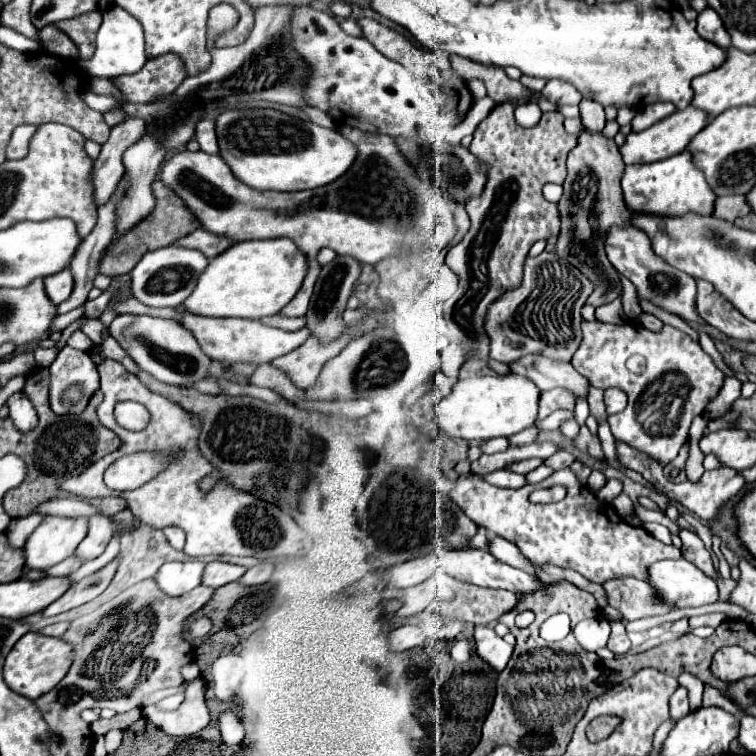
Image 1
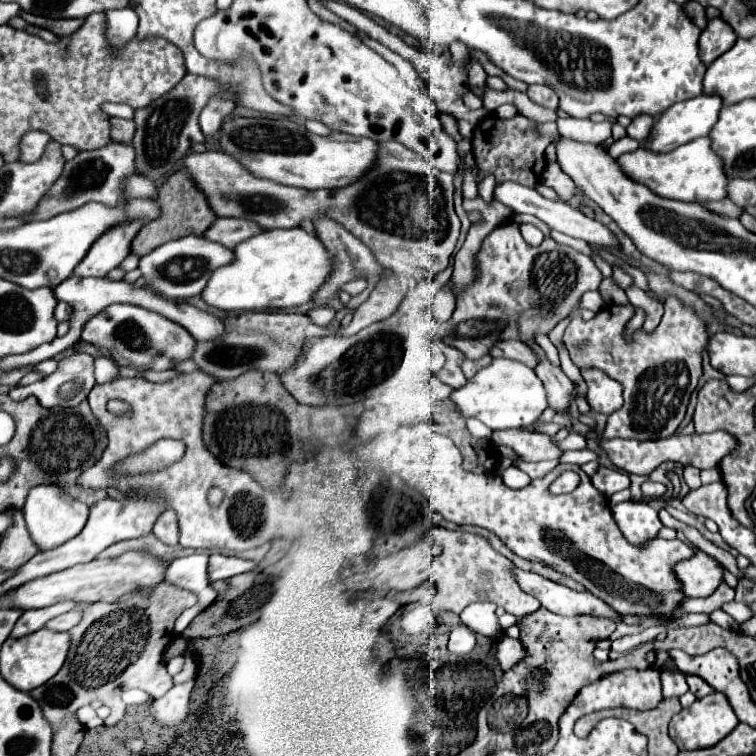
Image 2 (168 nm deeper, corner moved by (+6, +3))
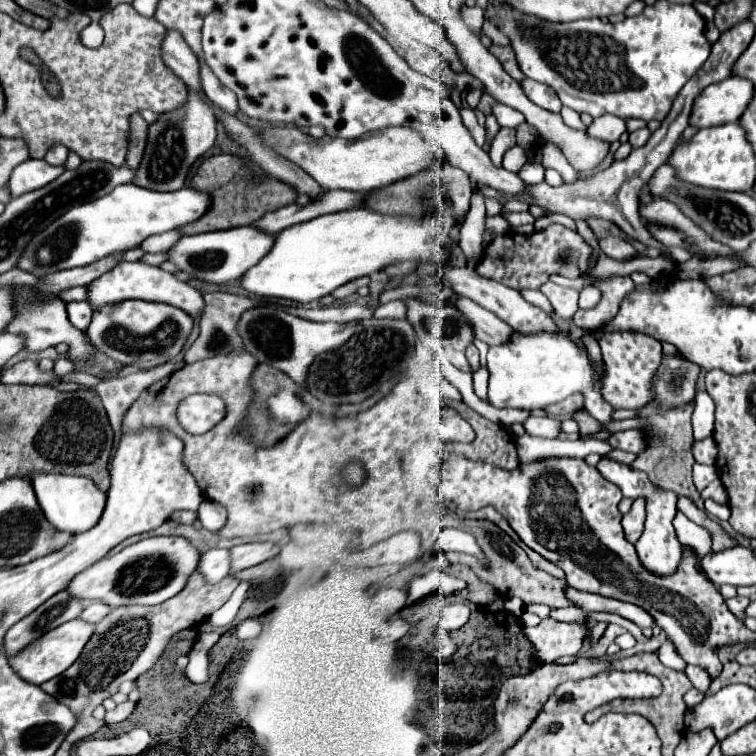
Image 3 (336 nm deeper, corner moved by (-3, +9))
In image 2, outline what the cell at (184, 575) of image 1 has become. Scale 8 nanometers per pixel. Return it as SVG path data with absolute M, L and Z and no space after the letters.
M192 554L170 562L166 582L186 588L198 596L197 604L185 610L175 622L173 631L176 635L180 635L188 624L206 609L206 606L215 602L218 596L208 578L208 554Z

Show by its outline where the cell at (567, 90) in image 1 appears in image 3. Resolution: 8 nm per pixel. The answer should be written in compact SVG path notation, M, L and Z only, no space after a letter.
M525 78L525 80L521 82L521 86L523 86L527 98L529 98L531 102L535 102L537 106L541 106L541 108L545 108L545 110L551 110L551 112L559 112L559 110L561 110L563 104L561 104L559 96L557 96L553 90L549 90L549 86L545 86L545 84L541 84L541 82L533 82L533 80L529 80L529 78Z

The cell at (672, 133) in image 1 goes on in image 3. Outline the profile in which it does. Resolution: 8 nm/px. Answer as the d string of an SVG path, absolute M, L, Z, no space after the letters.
M727 78L723 82L707 86L693 102L689 124L701 128L713 128L737 118L753 98L753 84L745 78Z

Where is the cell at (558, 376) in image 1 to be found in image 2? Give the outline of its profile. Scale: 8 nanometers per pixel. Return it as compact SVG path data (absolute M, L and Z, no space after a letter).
M500 340L490 348L492 358L512 358L520 360L522 364L528 364L530 368L536 368L536 356L518 340Z

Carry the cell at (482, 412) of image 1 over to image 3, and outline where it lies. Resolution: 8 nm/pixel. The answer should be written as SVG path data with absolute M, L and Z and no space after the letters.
M515 334L505 346L493 346L487 354L489 370L489 404L495 408L519 408L541 412L549 404L561 402L573 392L585 396L585 410L599 422L611 422L613 408L601 398L601 378L605 372L593 372L587 354L581 354L569 334Z

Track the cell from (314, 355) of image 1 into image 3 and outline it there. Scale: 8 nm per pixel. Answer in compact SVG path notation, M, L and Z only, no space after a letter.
M397 300L397 302L387 302L383 306L379 306L375 310L375 318L405 318L407 314L407 306L403 300Z

